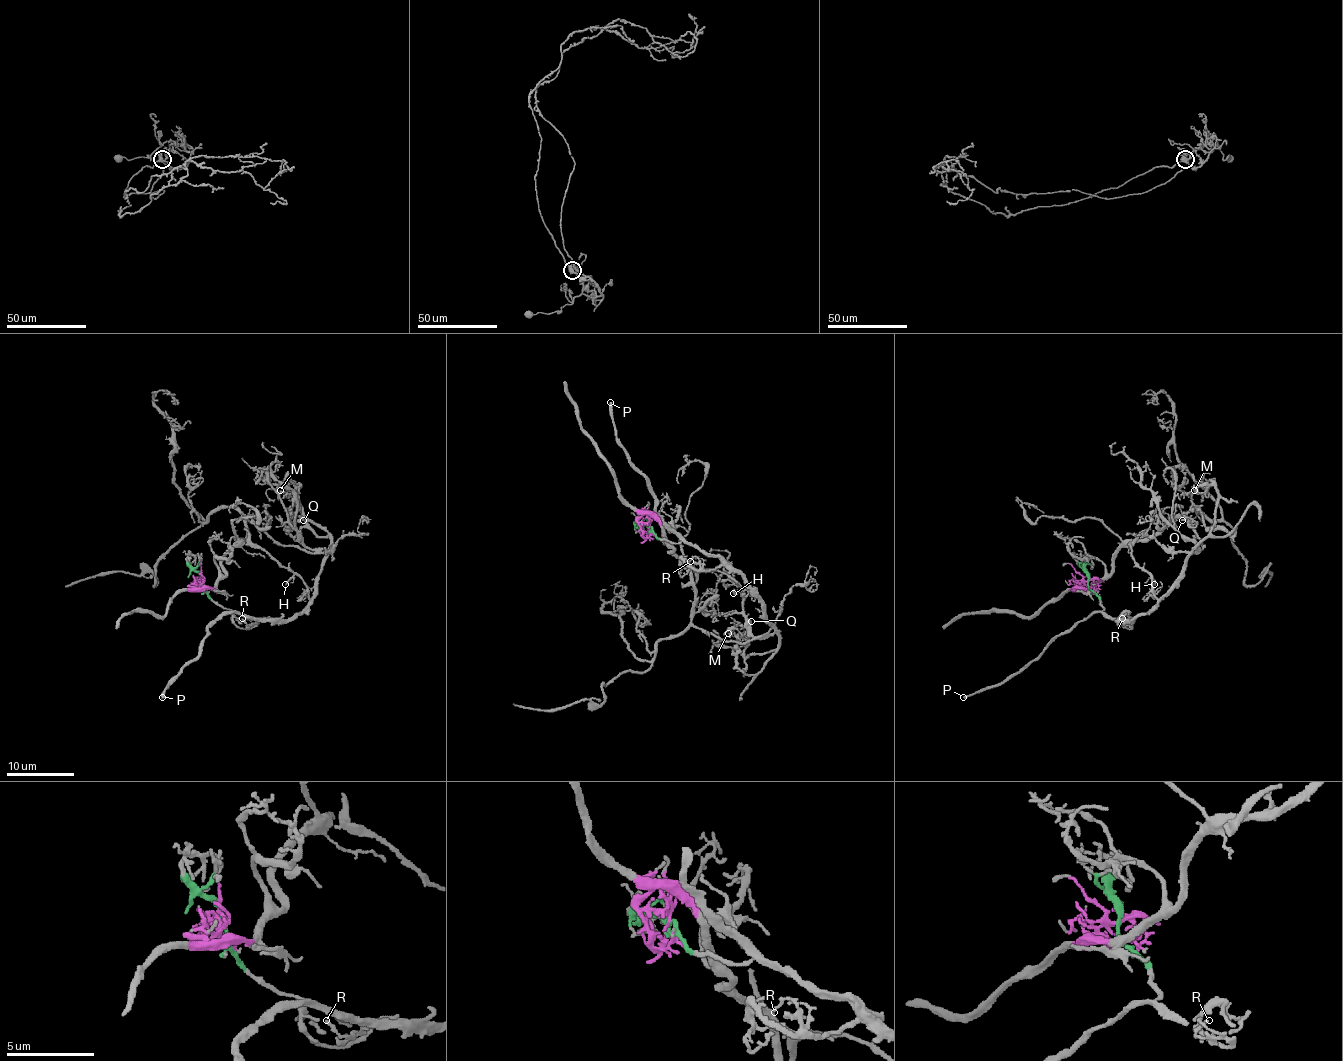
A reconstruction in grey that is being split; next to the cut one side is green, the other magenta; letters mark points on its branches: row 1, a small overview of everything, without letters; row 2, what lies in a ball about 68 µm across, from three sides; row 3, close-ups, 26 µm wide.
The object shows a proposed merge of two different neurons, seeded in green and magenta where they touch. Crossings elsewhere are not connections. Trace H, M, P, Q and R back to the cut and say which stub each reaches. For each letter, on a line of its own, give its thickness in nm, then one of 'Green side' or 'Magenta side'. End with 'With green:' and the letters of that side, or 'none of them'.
H: Thickness 150 nm. Green side
M: Thickness 170 nm. Green side
P: Thickness 280 nm. Green side
Q: Thickness 120 nm. Green side
R: Thickness 160 nm. Green side
With green: H, M, P, Q, R

